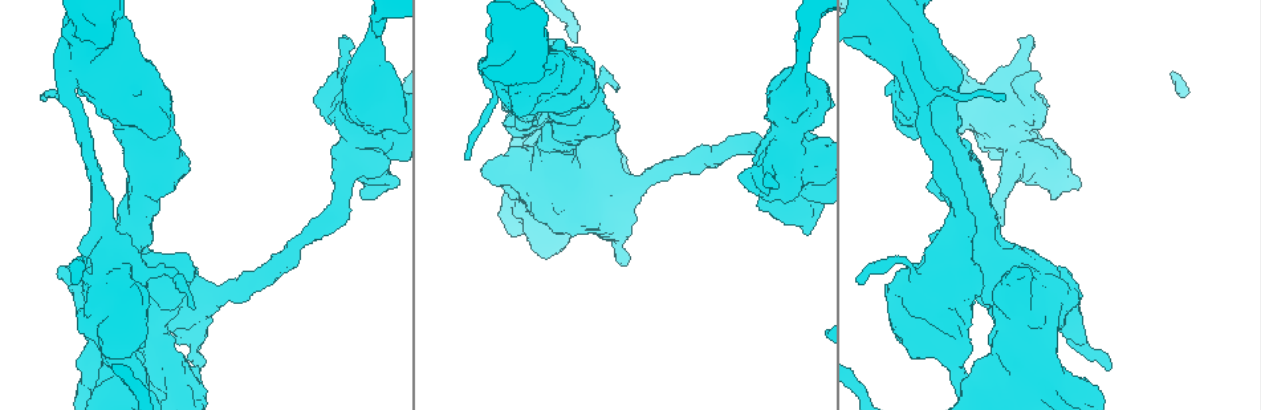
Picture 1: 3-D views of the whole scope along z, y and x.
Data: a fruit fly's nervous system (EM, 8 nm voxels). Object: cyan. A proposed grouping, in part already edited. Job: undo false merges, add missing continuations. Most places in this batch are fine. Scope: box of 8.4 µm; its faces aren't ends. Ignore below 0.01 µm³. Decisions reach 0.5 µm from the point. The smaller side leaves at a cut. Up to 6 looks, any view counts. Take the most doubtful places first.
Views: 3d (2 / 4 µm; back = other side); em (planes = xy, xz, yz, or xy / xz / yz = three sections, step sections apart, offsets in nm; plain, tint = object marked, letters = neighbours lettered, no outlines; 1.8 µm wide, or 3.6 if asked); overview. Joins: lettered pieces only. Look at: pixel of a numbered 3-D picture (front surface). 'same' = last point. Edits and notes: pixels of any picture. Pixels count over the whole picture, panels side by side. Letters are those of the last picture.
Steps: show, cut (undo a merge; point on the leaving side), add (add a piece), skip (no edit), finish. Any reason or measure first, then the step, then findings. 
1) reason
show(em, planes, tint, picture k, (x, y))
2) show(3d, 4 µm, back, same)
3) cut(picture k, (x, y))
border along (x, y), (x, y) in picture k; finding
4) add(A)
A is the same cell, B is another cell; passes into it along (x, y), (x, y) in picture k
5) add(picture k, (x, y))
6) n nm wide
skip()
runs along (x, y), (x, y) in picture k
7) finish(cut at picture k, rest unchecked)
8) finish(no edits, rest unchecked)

abrupt turn
show(3d, 4 µm, picture 1, (782, 174))

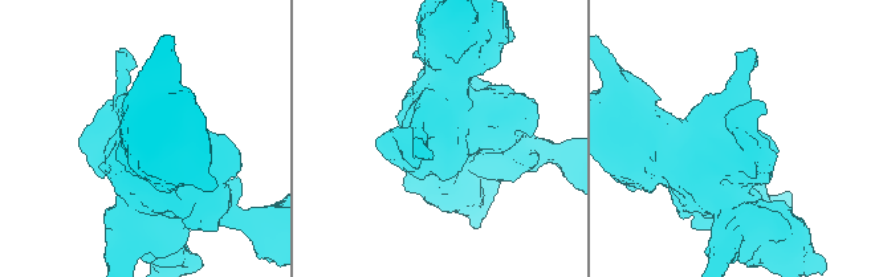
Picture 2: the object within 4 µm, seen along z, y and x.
shape alone is not enough
show(em, 3.6 µm, xy, step 4, tint, picture 2, (436, 140))

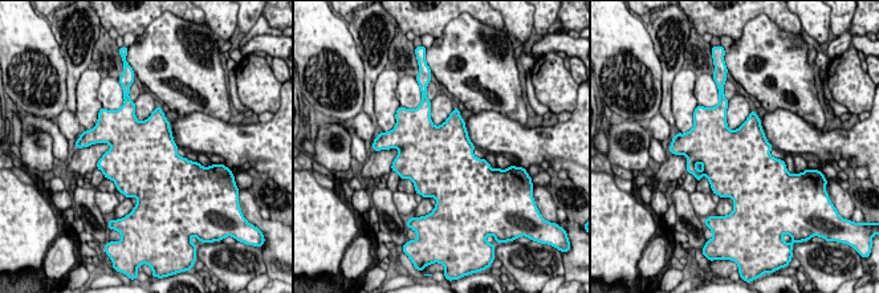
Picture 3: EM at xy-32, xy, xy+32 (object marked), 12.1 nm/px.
cut it another way
show(em, 3.6 µm, planes, letters, same)

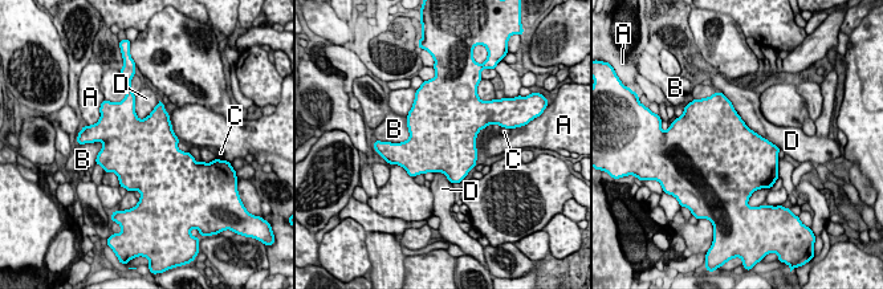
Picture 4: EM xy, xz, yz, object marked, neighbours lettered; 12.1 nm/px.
700 nm wide
skip()
A, B, C and D are other cells; border along (727, 98), (752, 130), (780, 149) in picture 4; one cell here

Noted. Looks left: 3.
abrupt turn
show(em, 3.6 µm, planes, letters, picture 1, (126, 388))

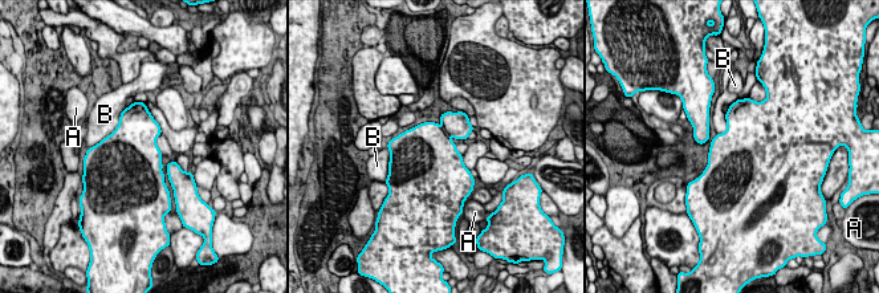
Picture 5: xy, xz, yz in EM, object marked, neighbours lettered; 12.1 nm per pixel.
skip()
A and B are other cells; border along (126, 108), (118, 125), (94, 146) in picture 5; all the same cell

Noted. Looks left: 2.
sudden change in width
show(3d, 4 µm, back, picture 1, (993, 278))

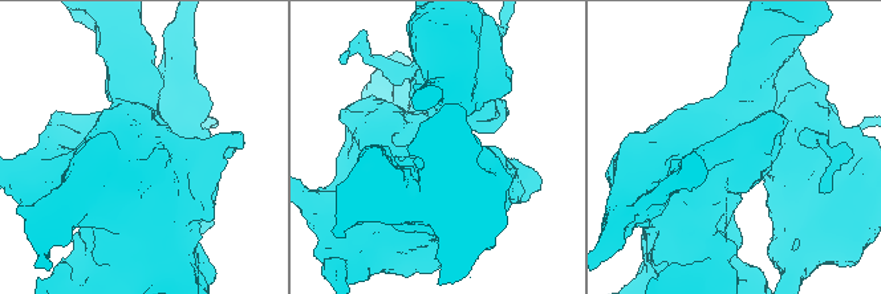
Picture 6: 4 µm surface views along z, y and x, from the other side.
show(em, planes, letters, same)

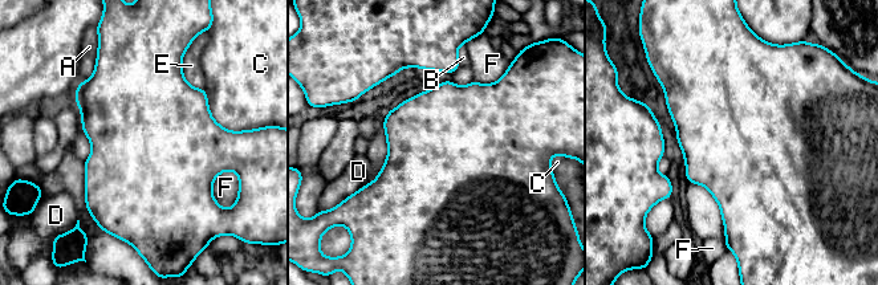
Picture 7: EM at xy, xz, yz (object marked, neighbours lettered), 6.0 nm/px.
skip()
A, B, C, D, E and F are other cells; border along (456, 51), (456, 58), (460, 65) in picture 7; one cell here

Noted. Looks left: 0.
finish(no edits, rest unchecked)

